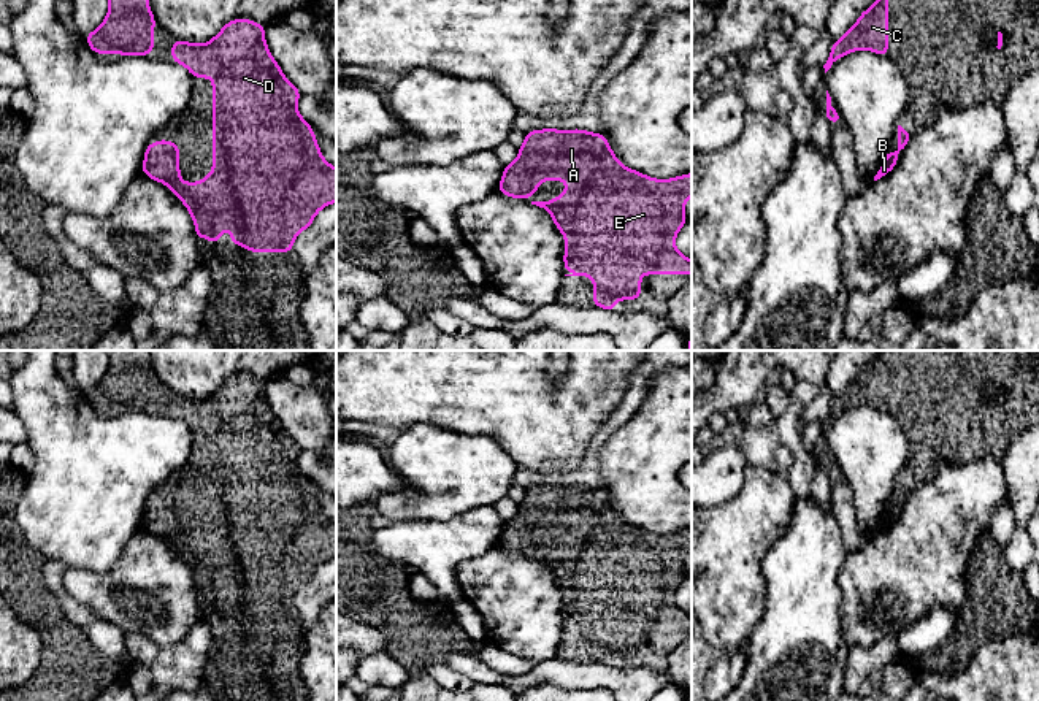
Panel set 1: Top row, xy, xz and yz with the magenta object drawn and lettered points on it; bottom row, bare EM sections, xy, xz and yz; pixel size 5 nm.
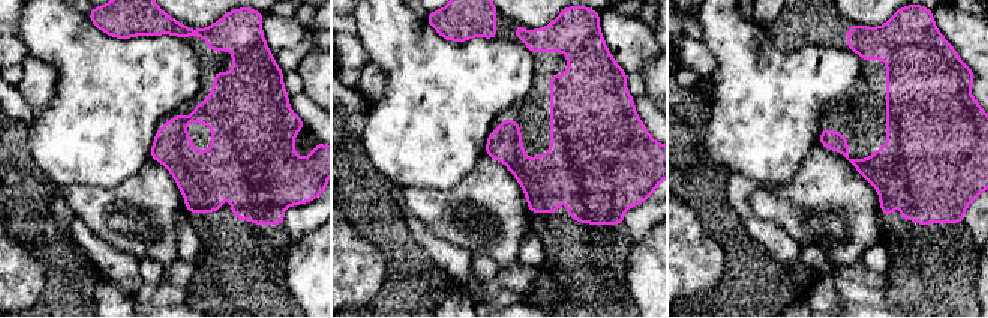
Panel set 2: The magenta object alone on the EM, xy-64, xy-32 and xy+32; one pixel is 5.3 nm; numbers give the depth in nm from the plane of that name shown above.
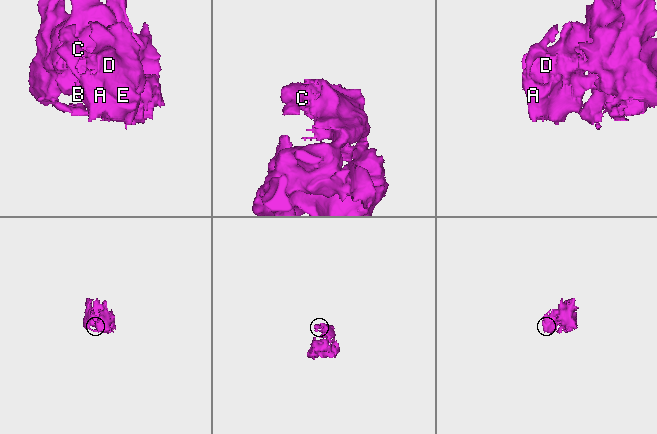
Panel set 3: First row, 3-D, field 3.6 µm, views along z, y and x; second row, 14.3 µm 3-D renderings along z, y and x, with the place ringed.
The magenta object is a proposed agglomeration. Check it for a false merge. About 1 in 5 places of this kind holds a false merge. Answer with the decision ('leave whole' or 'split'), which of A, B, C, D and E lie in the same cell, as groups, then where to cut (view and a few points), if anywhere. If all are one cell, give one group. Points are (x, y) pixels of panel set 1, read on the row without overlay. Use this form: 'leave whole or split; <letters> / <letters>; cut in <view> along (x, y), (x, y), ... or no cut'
leave whole; A B C D E; no cut

